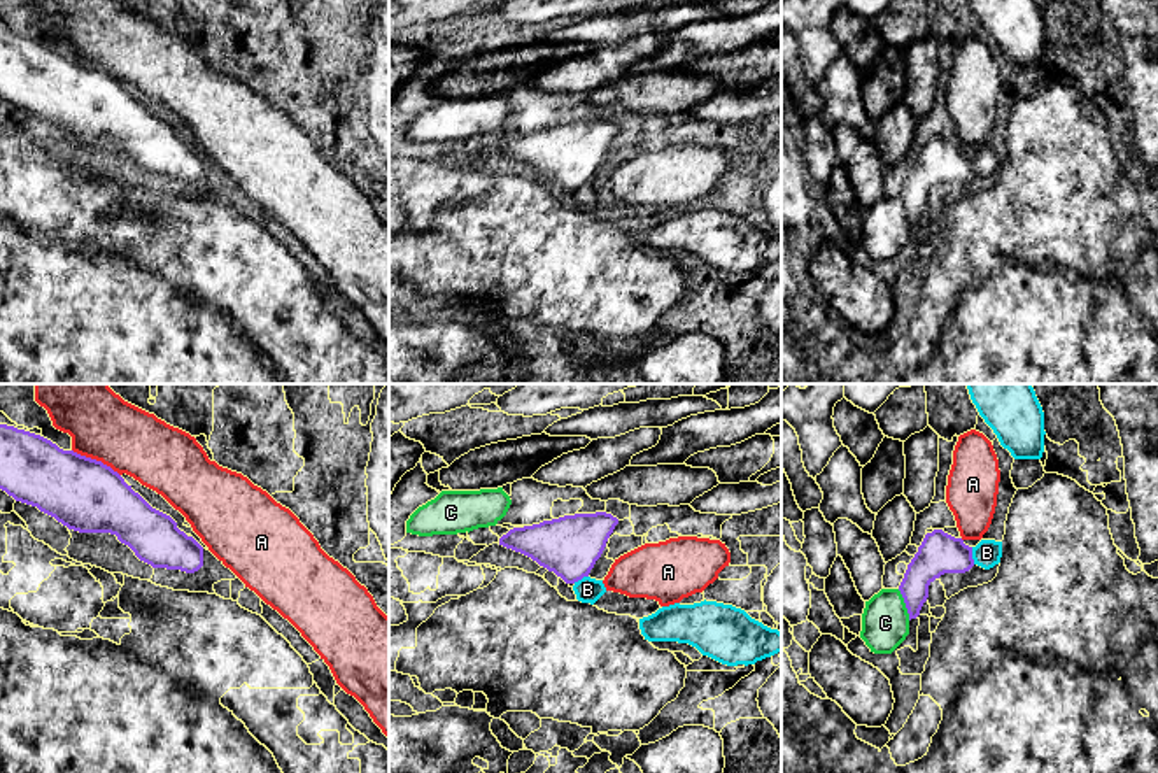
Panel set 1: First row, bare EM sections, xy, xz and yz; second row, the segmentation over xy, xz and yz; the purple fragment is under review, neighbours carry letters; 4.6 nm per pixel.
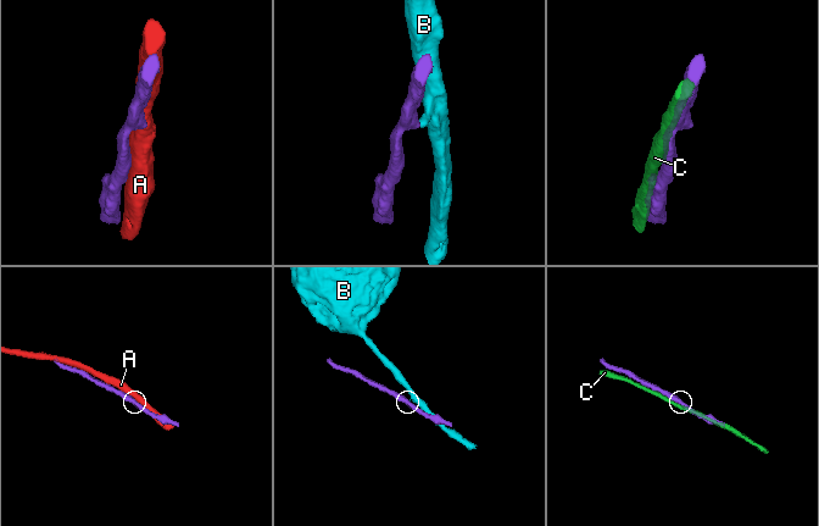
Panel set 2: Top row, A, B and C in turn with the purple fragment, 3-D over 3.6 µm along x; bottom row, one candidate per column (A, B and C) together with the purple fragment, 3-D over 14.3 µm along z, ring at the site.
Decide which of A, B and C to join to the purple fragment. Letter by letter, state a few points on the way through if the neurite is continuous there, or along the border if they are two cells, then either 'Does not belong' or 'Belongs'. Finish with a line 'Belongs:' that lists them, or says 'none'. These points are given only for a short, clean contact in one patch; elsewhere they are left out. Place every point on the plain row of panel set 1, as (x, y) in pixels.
A: Does not belong
B: Boundary: yz (971, 155), (974, 170). Does not belong
C: Does not belong
Belongs: none

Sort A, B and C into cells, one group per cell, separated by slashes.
A / B / C

